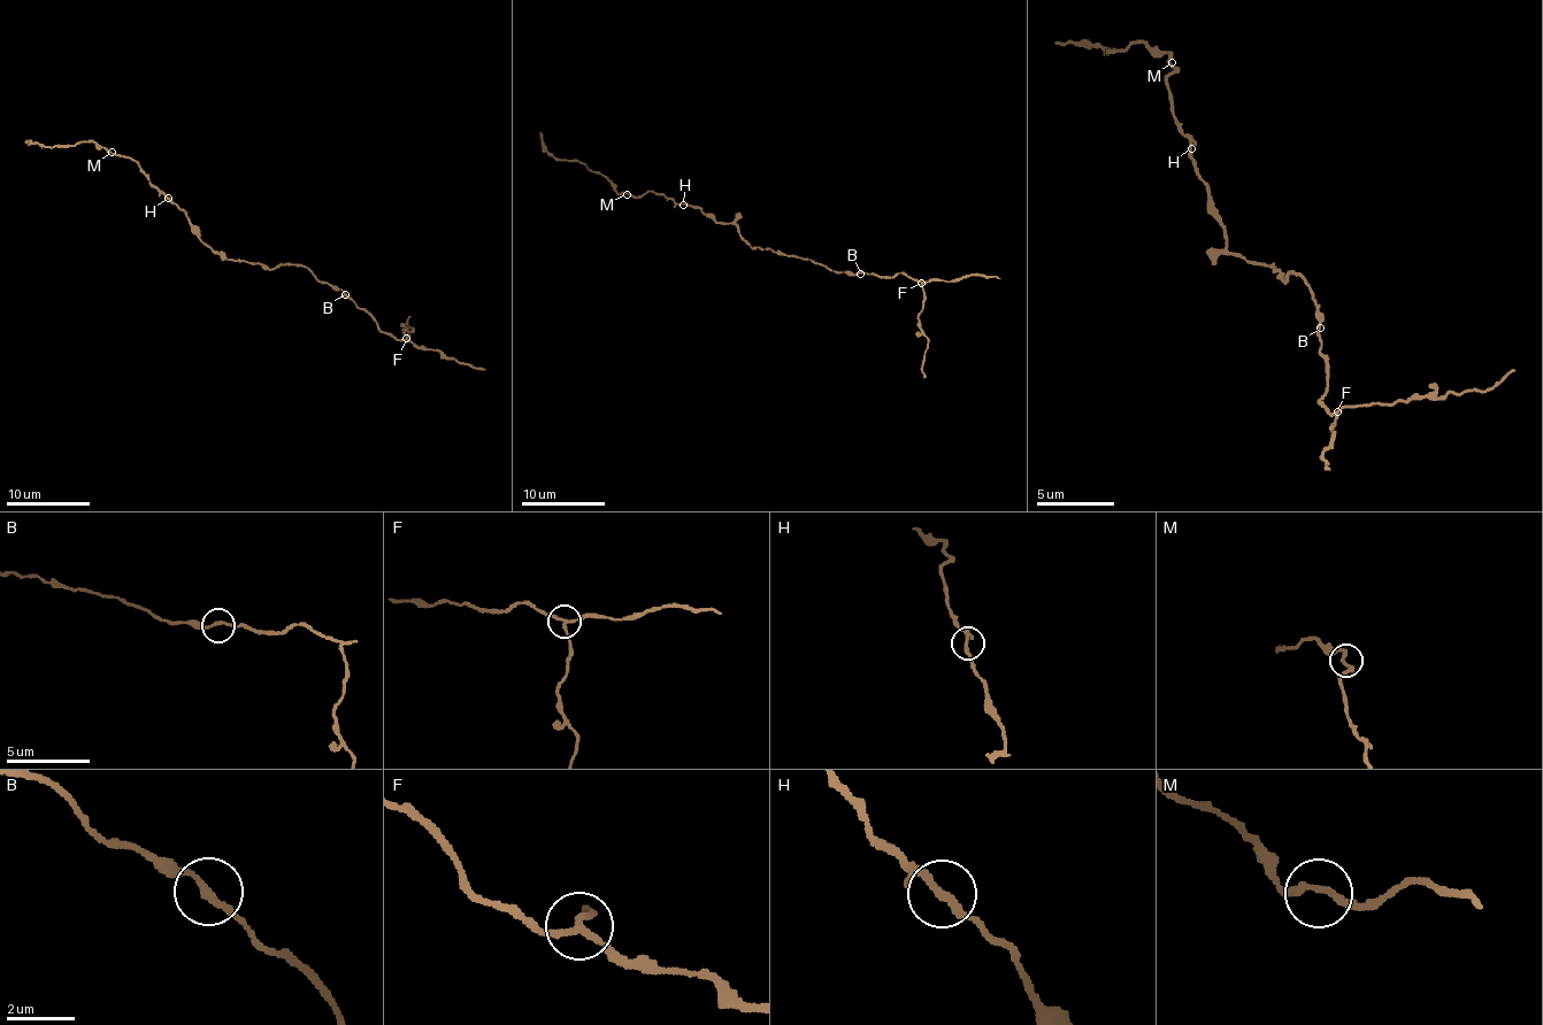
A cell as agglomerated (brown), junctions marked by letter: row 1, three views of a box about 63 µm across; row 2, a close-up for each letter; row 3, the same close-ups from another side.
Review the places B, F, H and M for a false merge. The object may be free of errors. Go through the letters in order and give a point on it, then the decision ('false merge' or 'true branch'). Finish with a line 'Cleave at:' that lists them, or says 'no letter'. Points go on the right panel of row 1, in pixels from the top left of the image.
B: at (1320, 328); true branch
F: at (1337, 411); false merge
H: at (1191, 148); true branch
M: at (1172, 62); true branch
Cleave at: F

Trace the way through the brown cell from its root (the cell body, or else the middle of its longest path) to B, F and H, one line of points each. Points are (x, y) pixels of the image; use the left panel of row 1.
B: (238, 261), (270, 269), (299, 264), (320, 282), (337, 285), (345, 294)
F: (238, 261), (270, 269), (281, 264), (306, 267), (320, 282), (337, 285), (383, 331), (398, 340), (406, 338)
H: (238, 261), (228, 261), (214, 252), (199, 238), (189, 216), (168, 198)

